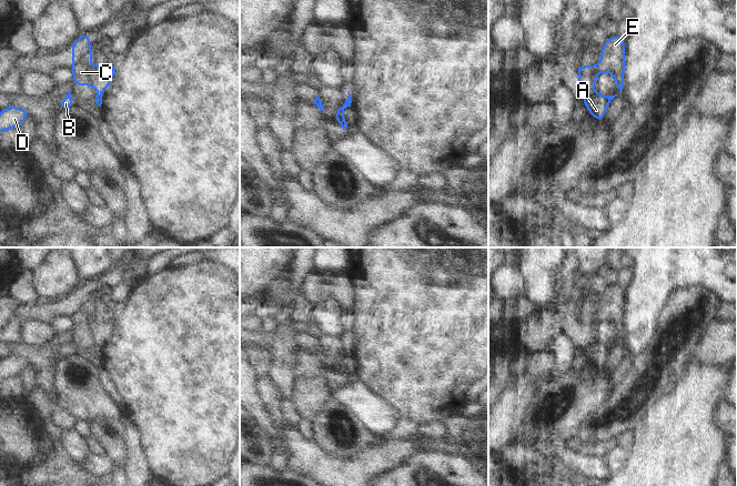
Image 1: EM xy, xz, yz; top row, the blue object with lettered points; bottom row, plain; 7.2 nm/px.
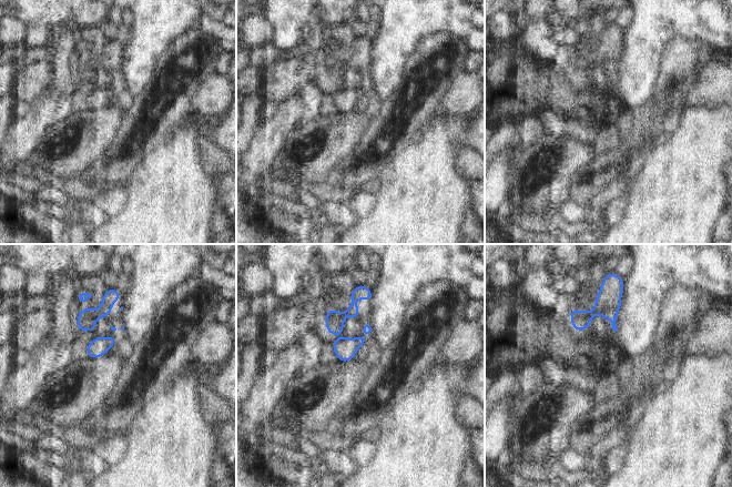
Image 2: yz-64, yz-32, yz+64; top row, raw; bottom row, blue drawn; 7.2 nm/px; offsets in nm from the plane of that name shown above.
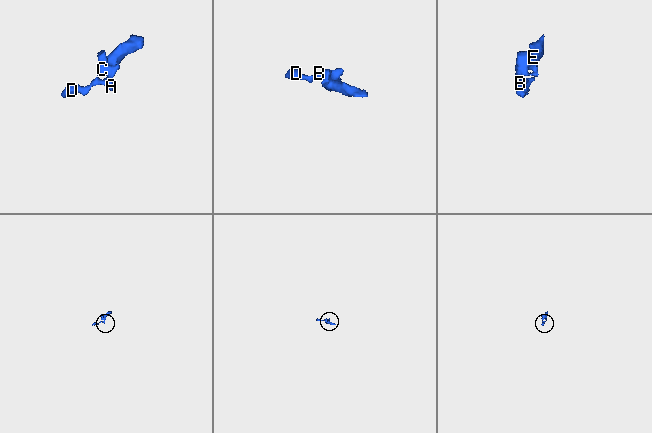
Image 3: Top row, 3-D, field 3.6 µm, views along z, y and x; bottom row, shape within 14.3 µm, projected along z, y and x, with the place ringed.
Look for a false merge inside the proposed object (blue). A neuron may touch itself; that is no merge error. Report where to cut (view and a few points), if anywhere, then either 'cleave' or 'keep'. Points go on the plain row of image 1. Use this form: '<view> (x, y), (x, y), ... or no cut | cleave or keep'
yz (593, 337), (584, 342) | cleave

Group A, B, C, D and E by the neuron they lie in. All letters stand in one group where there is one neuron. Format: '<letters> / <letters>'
A B D / C E

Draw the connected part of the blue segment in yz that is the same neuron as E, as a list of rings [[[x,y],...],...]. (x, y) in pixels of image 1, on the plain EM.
[[[617,284],[607,286],[602,295],[600,310],[595,314],[578,314],[578,334],[580,342],[594,338],[596,324],[608,321],[615,325],[616,335],[622,340],[625,333],[625,291]]]

